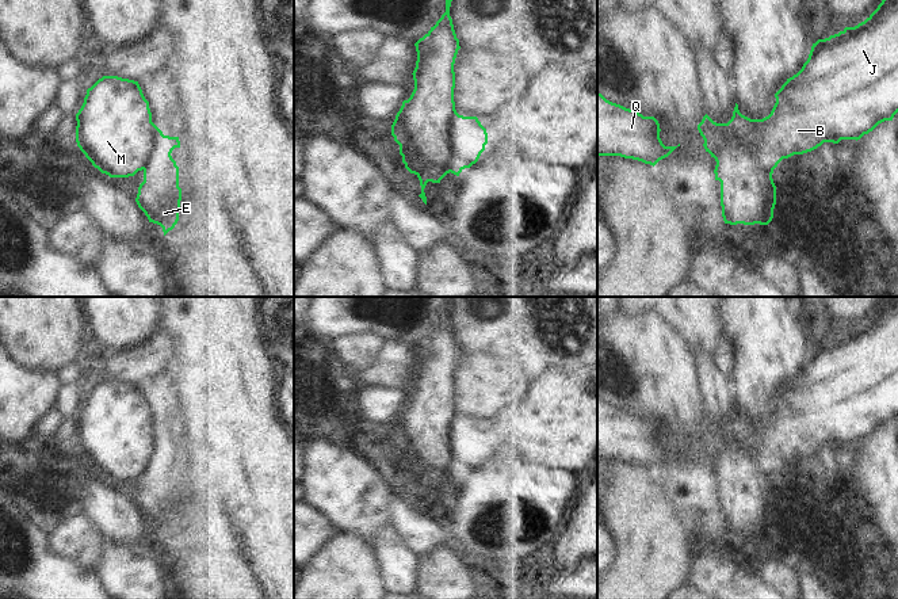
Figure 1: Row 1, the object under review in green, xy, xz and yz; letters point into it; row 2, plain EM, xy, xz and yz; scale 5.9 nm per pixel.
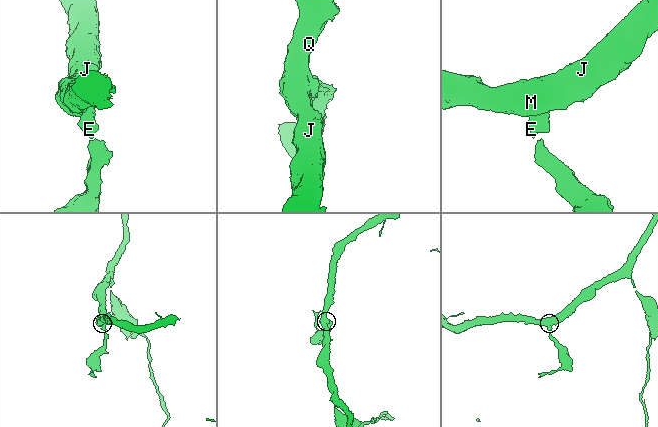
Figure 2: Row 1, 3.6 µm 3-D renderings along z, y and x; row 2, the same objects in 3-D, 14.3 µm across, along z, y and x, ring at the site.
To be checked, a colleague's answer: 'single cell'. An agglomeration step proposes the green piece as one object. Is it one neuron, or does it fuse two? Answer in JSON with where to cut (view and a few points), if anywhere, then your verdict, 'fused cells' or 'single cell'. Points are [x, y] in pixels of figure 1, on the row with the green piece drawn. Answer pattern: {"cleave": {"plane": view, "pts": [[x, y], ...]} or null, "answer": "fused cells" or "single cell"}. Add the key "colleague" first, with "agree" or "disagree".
{"colleague": "disagree", "cleave": {"plane": "yz", "pts": [[778, 163], [749, 142], [736, 140], [730, 156], [717, 164]]}, "answer": "fused cells"}

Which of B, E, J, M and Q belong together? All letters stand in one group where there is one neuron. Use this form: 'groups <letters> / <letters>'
groups B J M Q / E

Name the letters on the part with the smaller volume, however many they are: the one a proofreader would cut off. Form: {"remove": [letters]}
{"remove": ["E"]}

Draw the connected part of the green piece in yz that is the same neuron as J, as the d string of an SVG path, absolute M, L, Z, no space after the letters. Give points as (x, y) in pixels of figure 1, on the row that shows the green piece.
M882 0L864 22L813 43L802 69L787 79L775 98L776 103L771 114L763 119L750 119L742 115L737 103L727 123L717 123L707 114L703 117L698 130L704 140L706 152L715 159L717 164L730 159L731 144L735 140L750 142L757 152L765 152L780 163L794 154L811 152L824 142L857 141L879 123L893 121L898 112L898 0Z

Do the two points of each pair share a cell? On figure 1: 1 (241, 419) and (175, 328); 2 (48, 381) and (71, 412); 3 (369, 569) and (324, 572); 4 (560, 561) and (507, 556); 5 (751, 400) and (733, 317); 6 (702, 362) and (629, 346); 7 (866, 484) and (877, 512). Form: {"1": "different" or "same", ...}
{"1": "same", "2": "different", "3": "same", "4": "different", "5": "same", "6": "different", "7": "same"}

